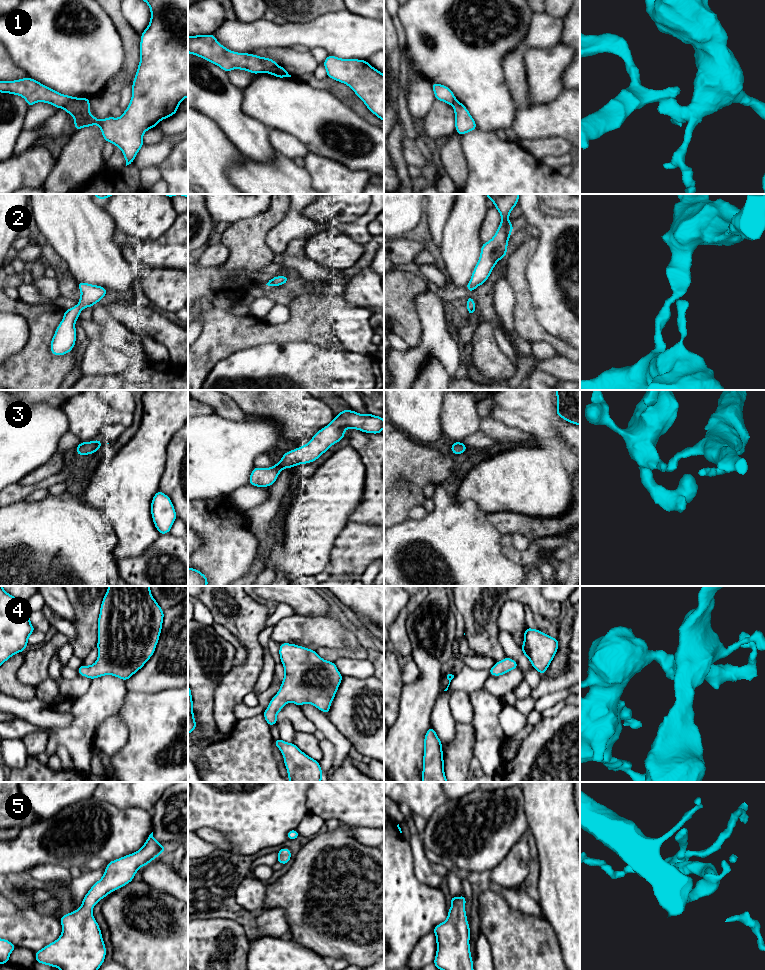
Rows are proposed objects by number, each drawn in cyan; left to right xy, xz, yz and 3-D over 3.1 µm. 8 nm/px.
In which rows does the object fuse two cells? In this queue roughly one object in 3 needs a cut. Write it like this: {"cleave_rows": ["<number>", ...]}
{"cleave_rows": ["1"]}

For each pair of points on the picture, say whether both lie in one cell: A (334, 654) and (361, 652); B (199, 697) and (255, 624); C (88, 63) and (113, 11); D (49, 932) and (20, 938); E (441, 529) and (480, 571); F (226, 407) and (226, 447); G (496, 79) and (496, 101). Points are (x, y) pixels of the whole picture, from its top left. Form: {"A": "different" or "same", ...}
{"A": "same", "B": "different", "C": "different", "D": "same", "E": "same", "F": "different", "G": "same"}

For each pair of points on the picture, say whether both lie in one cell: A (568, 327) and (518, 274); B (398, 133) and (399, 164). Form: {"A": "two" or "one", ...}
{"A": "two", "B": "one"}

